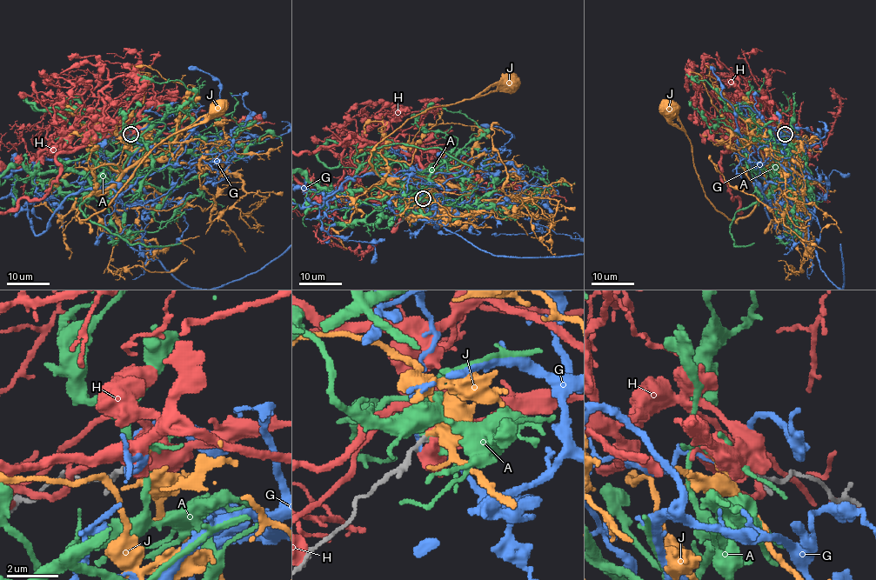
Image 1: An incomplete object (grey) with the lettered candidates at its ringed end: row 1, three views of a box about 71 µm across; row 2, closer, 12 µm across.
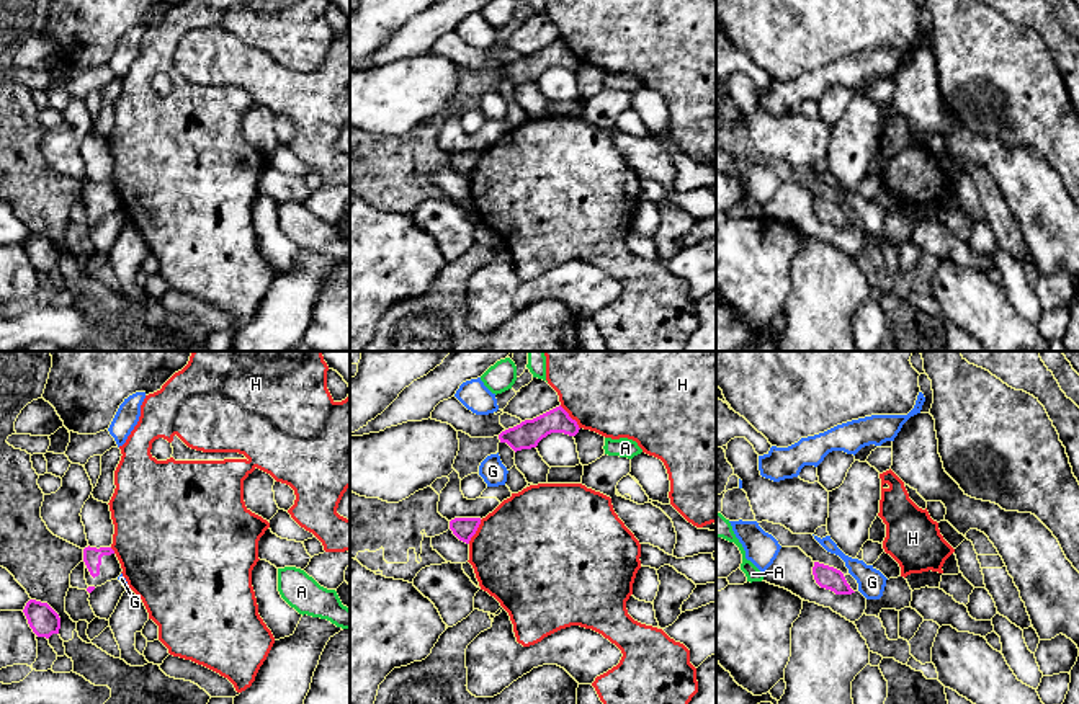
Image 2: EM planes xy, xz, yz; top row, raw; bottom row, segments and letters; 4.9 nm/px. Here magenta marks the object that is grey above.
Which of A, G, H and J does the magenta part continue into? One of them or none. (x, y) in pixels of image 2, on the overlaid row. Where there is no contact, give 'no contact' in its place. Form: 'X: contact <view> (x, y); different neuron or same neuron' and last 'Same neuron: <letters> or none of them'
A: no contact; different neuron
G: no contact; different neuron
H: contact xz (569, 417); different neuron
J: no contact; same neuron
Same neuron: J

